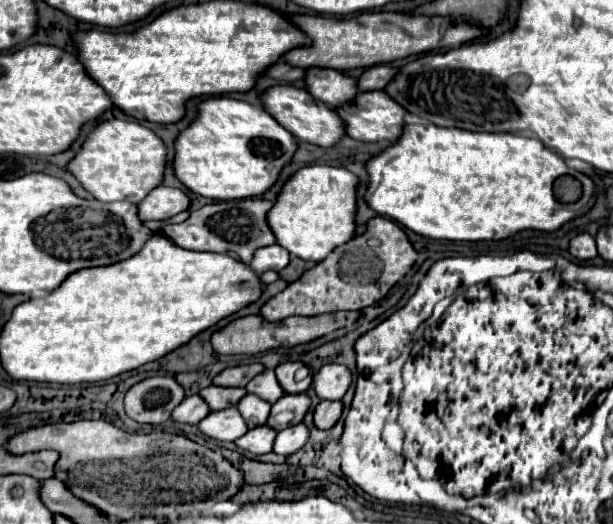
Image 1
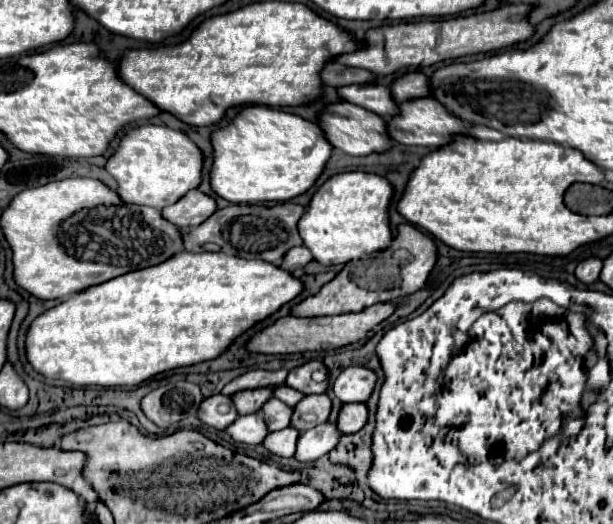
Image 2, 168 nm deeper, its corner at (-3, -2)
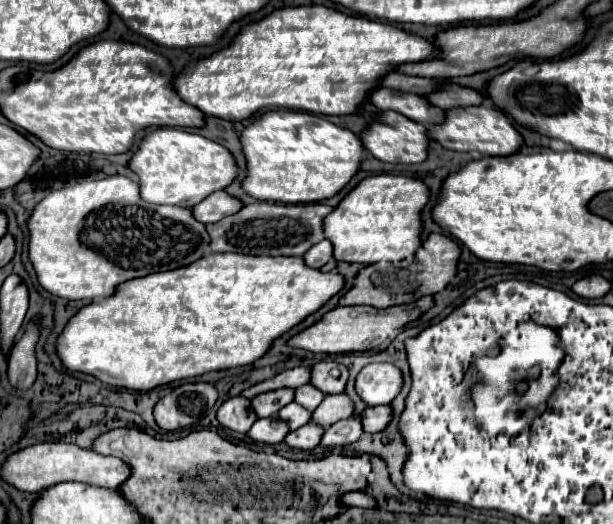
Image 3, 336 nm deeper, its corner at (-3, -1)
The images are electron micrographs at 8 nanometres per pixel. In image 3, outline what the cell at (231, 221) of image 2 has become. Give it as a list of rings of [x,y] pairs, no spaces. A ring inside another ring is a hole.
[[[252,203],[240,213],[226,217],[218,223],[206,225],[212,237],[212,251],[218,253],[246,253],[246,255],[292,255],[302,257],[312,245],[324,239],[322,221],[334,209],[328,205],[308,203],[308,205],[276,205],[276,203]],[[288,225],[288,233],[286,233]]]

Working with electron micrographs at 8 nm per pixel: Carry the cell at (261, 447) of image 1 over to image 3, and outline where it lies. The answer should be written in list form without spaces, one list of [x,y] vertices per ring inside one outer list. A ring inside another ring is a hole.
[[[308,423],[296,431],[290,431],[288,437],[286,437],[286,443],[290,447],[296,447],[296,449],[314,449],[320,439],[322,439],[322,433],[326,429],[322,425],[314,425],[314,423]]]

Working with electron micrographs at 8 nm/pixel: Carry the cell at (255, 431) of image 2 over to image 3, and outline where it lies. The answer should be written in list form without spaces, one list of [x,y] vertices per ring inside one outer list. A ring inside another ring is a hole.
[[[280,417],[258,419],[258,421],[252,425],[252,429],[248,431],[248,435],[250,435],[252,439],[262,441],[262,443],[270,443],[270,445],[282,443],[288,433],[290,433],[288,423],[284,423]]]

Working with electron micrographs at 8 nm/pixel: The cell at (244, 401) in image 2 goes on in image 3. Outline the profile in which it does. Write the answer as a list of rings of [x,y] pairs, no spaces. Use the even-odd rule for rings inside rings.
[[[276,389],[254,397],[252,407],[258,417],[272,417],[292,401],[294,401],[294,389]]]

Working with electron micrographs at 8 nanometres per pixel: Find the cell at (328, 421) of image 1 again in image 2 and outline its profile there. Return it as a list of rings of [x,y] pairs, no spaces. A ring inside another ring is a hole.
[[[342,404],[336,418],[336,426],[342,434],[352,434],[366,424],[366,418],[368,410],[364,404]]]

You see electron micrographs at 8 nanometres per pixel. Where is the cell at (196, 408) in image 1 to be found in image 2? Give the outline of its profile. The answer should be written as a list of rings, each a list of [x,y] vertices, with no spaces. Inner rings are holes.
[[[214,394],[214,396],[202,400],[202,406],[198,406],[196,416],[206,426],[216,428],[216,430],[224,430],[228,424],[232,424],[238,418],[238,412],[228,396]]]

